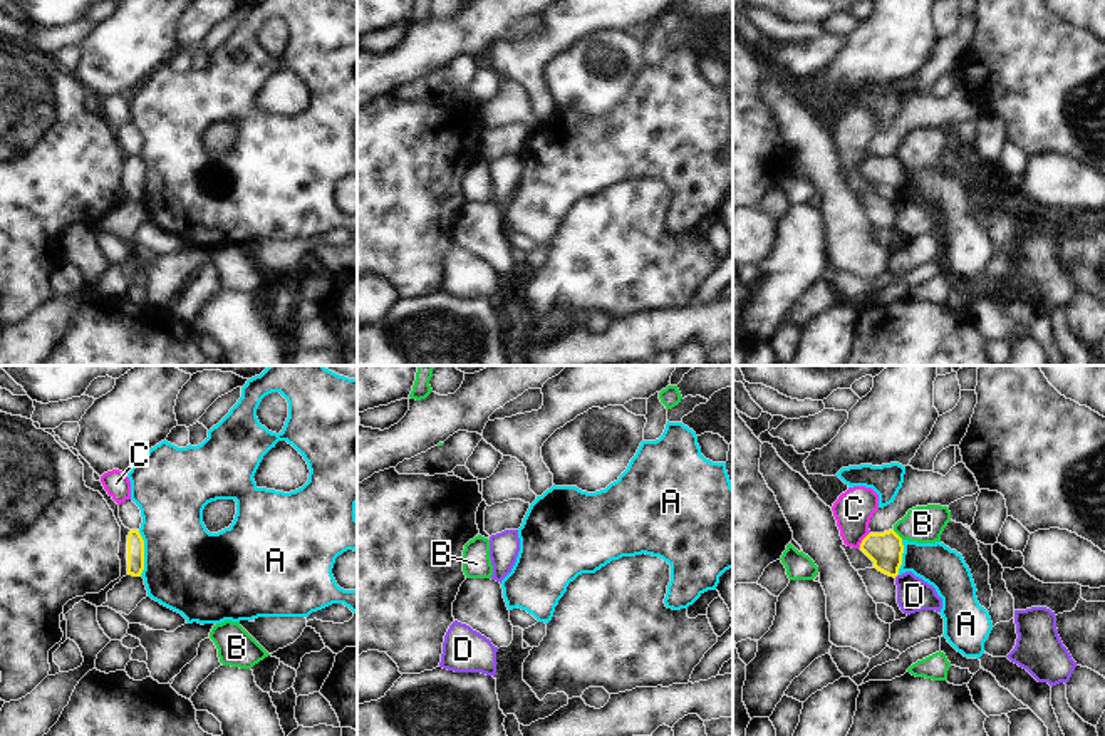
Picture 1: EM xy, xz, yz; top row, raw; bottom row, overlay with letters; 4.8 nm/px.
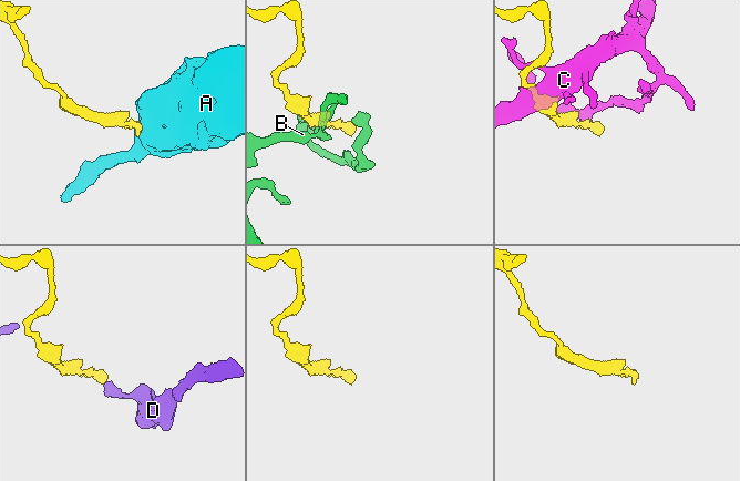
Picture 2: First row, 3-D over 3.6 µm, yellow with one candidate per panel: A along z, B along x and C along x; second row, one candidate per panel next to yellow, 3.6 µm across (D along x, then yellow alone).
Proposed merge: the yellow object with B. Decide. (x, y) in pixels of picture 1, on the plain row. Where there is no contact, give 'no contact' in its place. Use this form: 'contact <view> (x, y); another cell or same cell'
contact yz (896, 158); another cell

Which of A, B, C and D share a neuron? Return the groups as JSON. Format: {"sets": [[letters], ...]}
{"sets": [["A"], ["B"], ["C"], ["D"]]}

